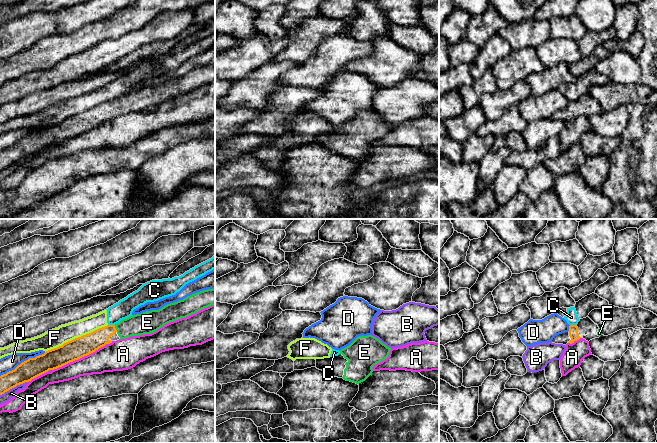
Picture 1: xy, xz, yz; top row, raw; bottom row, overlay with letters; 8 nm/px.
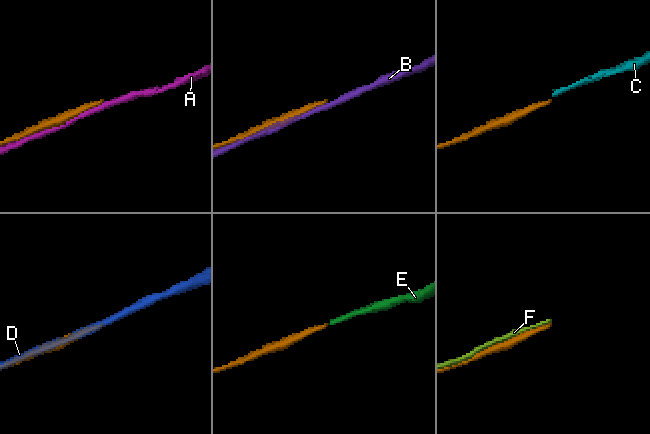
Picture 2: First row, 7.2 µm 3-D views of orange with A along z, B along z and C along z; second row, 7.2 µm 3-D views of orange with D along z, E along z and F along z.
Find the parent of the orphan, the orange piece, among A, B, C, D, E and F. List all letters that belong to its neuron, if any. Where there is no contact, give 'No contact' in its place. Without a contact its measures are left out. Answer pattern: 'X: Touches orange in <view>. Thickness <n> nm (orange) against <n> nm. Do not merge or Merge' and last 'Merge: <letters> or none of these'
A: Touches orange in xy. Thickness 160 nm (orange) against 220 nm. Do not merge
B: Touches orange in xy. Thickness 160 nm (orange) against 70 nm. Do not merge
C: Touches orange in xy. Thickness 160 nm (orange) against 150 nm. Do not merge
D: Touches orange in xy. Thickness 160 nm (orange) against 130 nm. Do not merge
E: Touches orange in xy. Thickness 160 nm (orange) against 180 nm. Merge
F: Touches orange in xy. Thickness 160 nm (orange) against 150 nm. Do not merge
Merge: E

